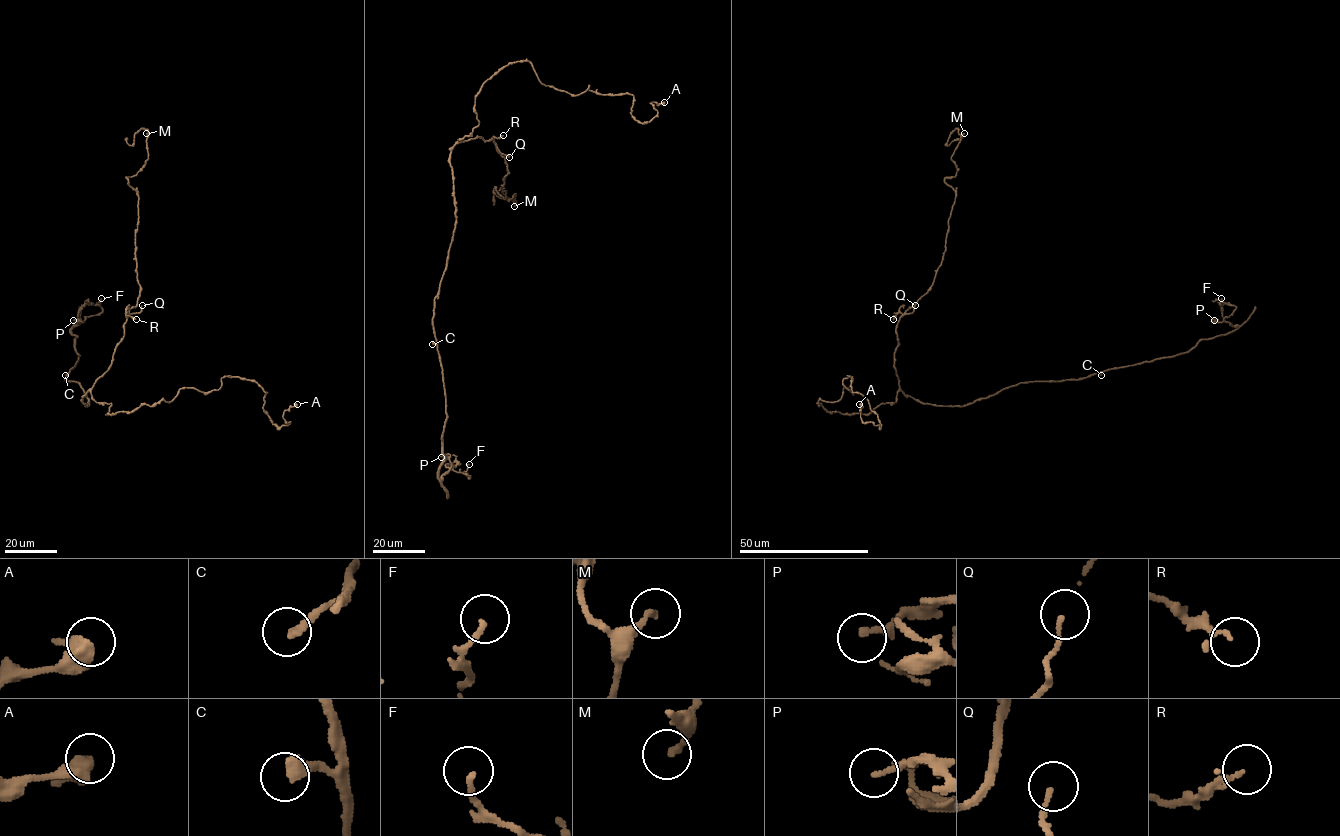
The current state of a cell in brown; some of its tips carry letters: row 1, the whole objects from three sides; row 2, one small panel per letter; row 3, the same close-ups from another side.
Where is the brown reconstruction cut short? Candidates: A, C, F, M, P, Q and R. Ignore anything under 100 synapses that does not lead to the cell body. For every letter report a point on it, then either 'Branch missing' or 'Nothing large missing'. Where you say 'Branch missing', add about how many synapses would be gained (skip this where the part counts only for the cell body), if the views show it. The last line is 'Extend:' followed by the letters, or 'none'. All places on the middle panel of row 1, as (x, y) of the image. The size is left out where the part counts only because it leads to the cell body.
A: Place: (664, 102). Nothing large missing
C: Place: (432, 344). Nothing large missing
F: Place: (469, 464). Nothing large missing
M: Place: (514, 206). Nothing large missing
P: Place: (441, 457). Nothing large missing
Q: Place: (509, 157). Nothing large missing
R: Place: (503, 135). Nothing large missing
Extend: none

